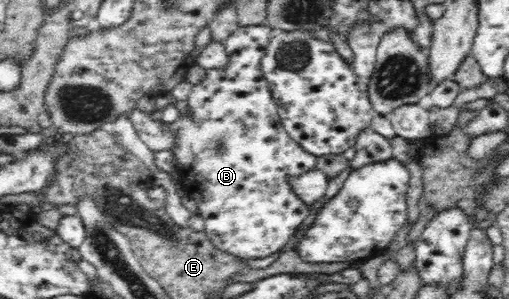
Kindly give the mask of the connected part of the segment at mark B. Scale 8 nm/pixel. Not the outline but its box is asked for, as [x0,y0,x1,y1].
[162,24,317,260]

